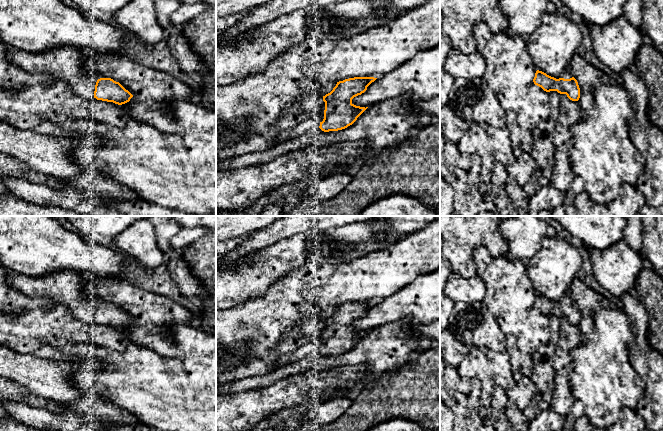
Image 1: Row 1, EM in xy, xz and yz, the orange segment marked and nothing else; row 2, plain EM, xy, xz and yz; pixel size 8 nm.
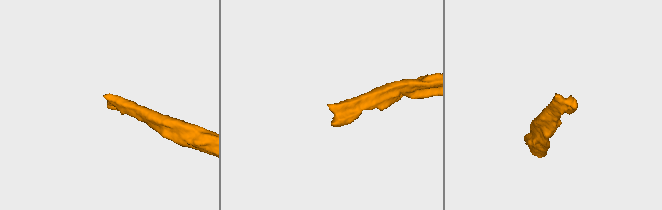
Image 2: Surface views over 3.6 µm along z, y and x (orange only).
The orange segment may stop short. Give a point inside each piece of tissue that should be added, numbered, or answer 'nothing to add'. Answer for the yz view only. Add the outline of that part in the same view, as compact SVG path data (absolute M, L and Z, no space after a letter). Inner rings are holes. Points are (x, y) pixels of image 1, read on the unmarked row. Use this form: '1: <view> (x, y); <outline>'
1: yz (566, 298); M567 292L567 293L565 293L564 295L563 295L563 297L561 298L561 300L559 301L559 302L564 302L564 303L570 303L570 302L572 302L573 300L572 300L572 298L571 298L571 296L570 296L570 293L569 292ZM558 302L558 303L559 303Z

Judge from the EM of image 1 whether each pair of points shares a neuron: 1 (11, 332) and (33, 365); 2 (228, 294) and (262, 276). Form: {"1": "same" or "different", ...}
{"1": "different", "2": "same"}

